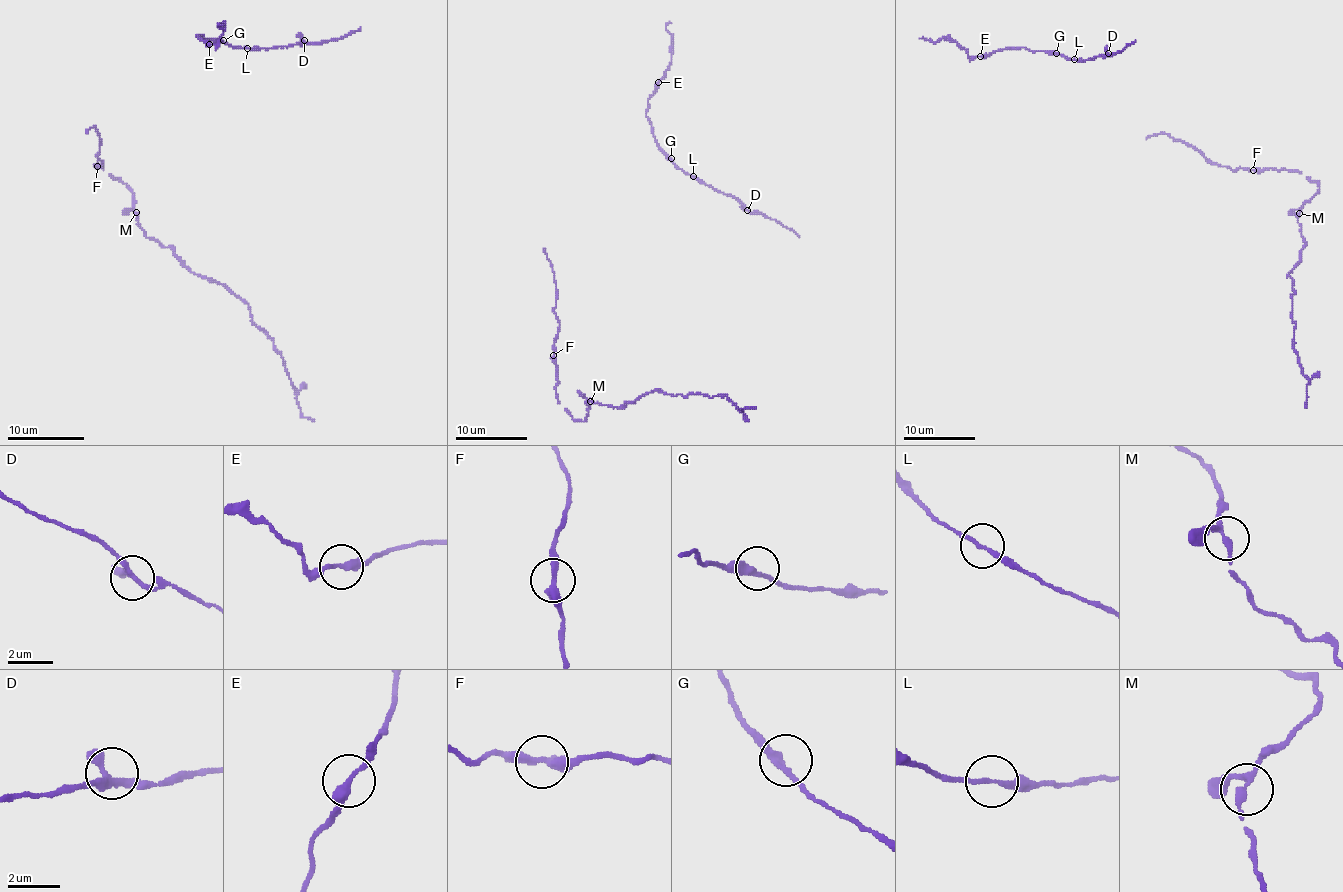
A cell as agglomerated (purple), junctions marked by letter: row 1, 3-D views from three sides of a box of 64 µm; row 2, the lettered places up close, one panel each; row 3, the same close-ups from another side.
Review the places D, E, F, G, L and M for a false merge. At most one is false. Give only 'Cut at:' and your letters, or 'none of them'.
Cut at: none of them

